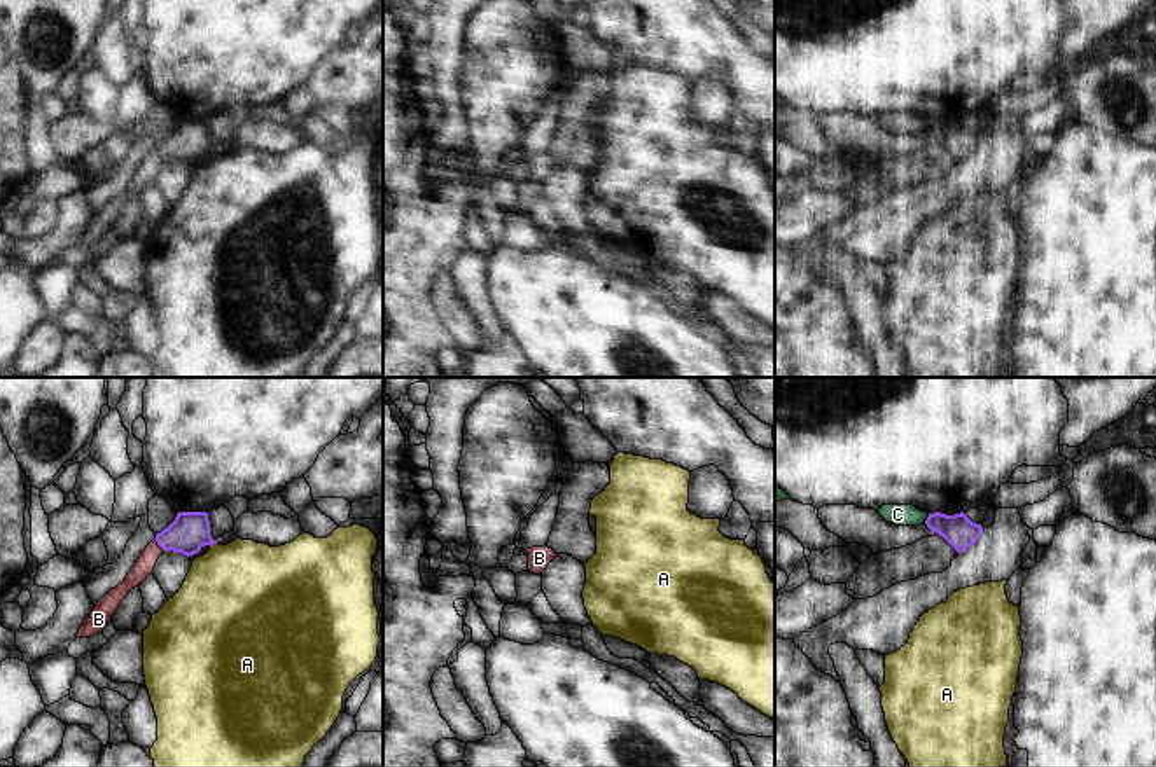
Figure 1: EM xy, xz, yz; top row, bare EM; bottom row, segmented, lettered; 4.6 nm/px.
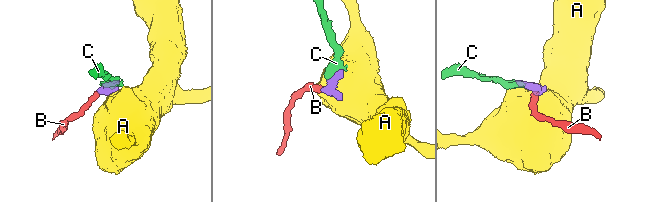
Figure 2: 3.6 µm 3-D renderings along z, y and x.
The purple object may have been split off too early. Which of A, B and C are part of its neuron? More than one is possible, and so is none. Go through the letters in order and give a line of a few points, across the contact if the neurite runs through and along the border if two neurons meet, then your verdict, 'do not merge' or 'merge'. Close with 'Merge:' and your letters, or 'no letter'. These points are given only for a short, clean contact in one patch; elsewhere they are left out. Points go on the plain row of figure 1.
A: xy (215, 151), (210, 156) | do not merge
B: xy (189, 140), (158, 152), (144, 175) | merge
C: yz (929, 123), (924, 130) | do not merge
Merge: B

